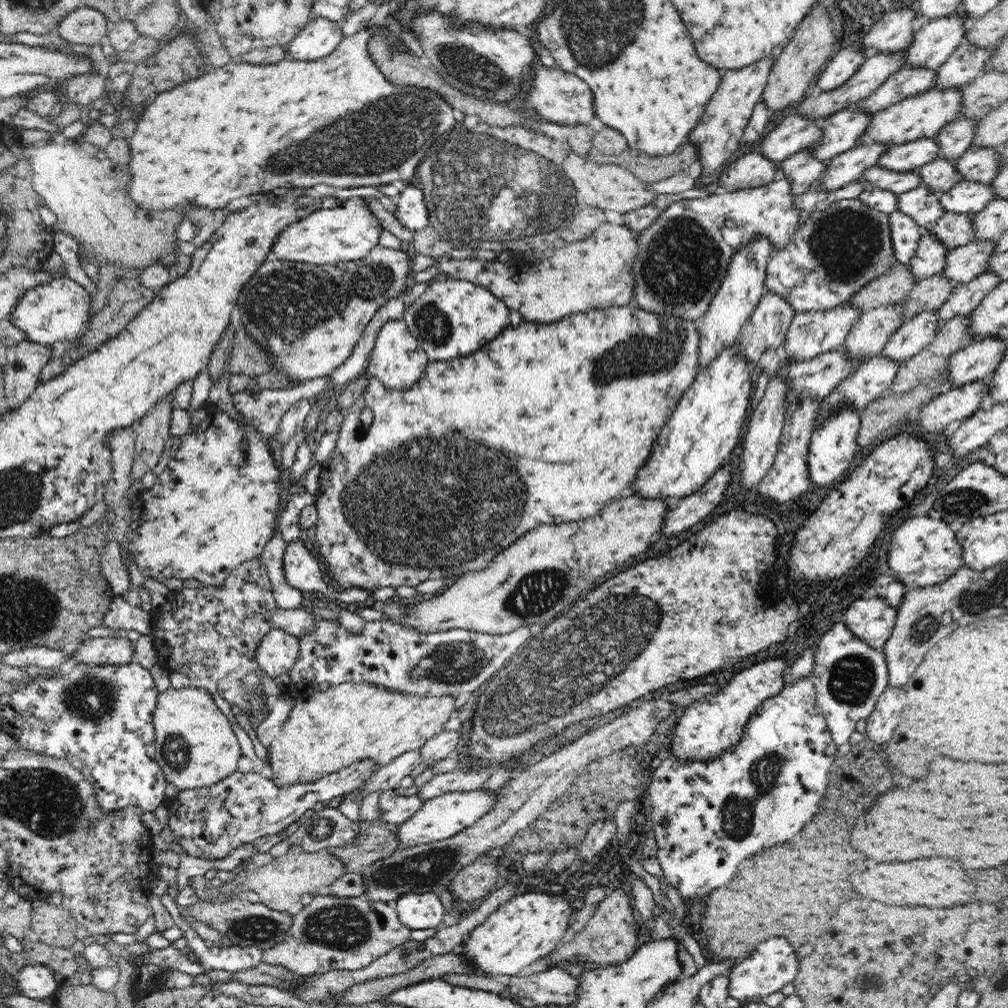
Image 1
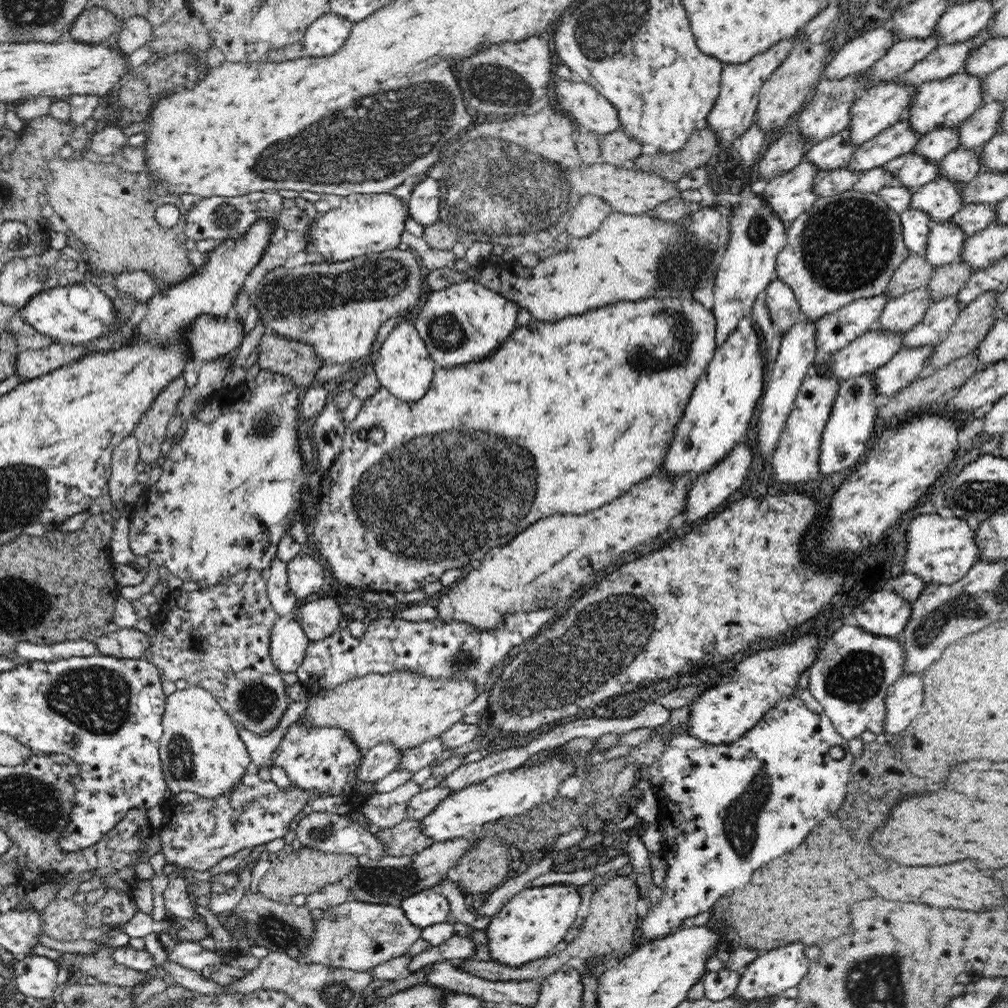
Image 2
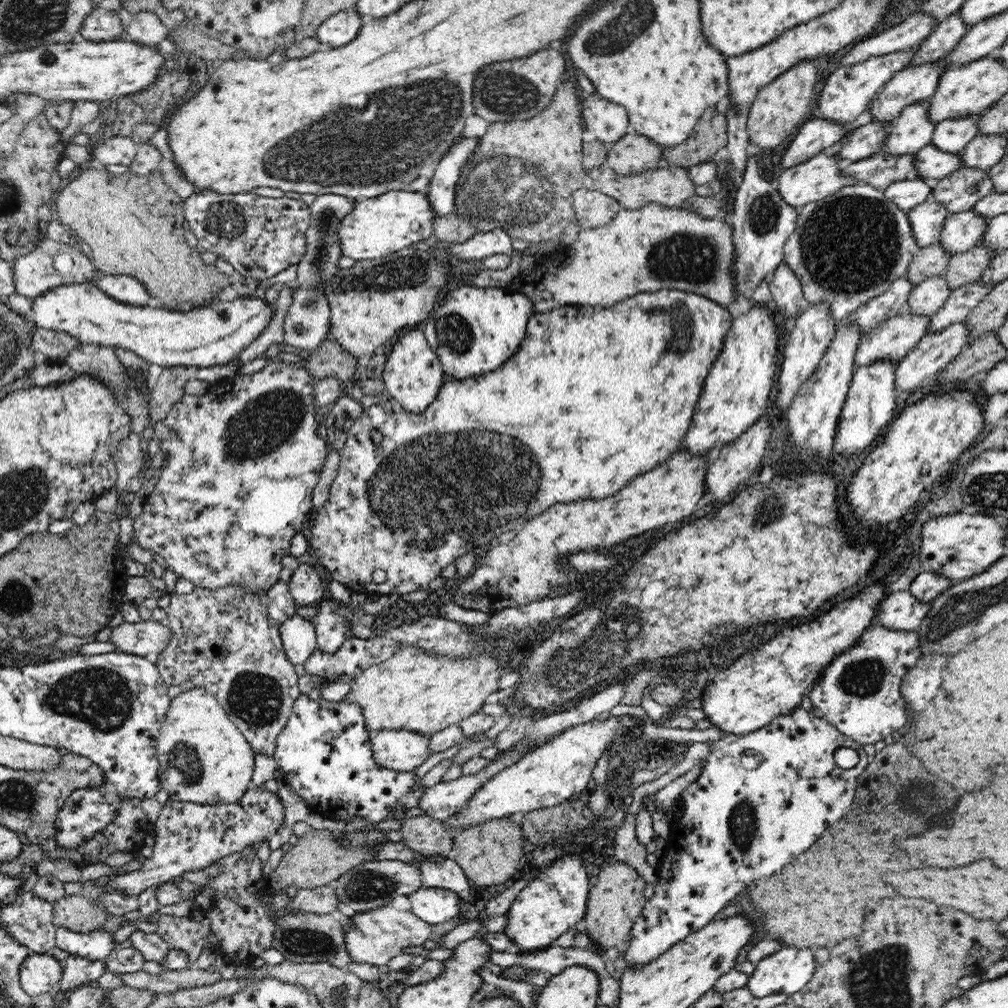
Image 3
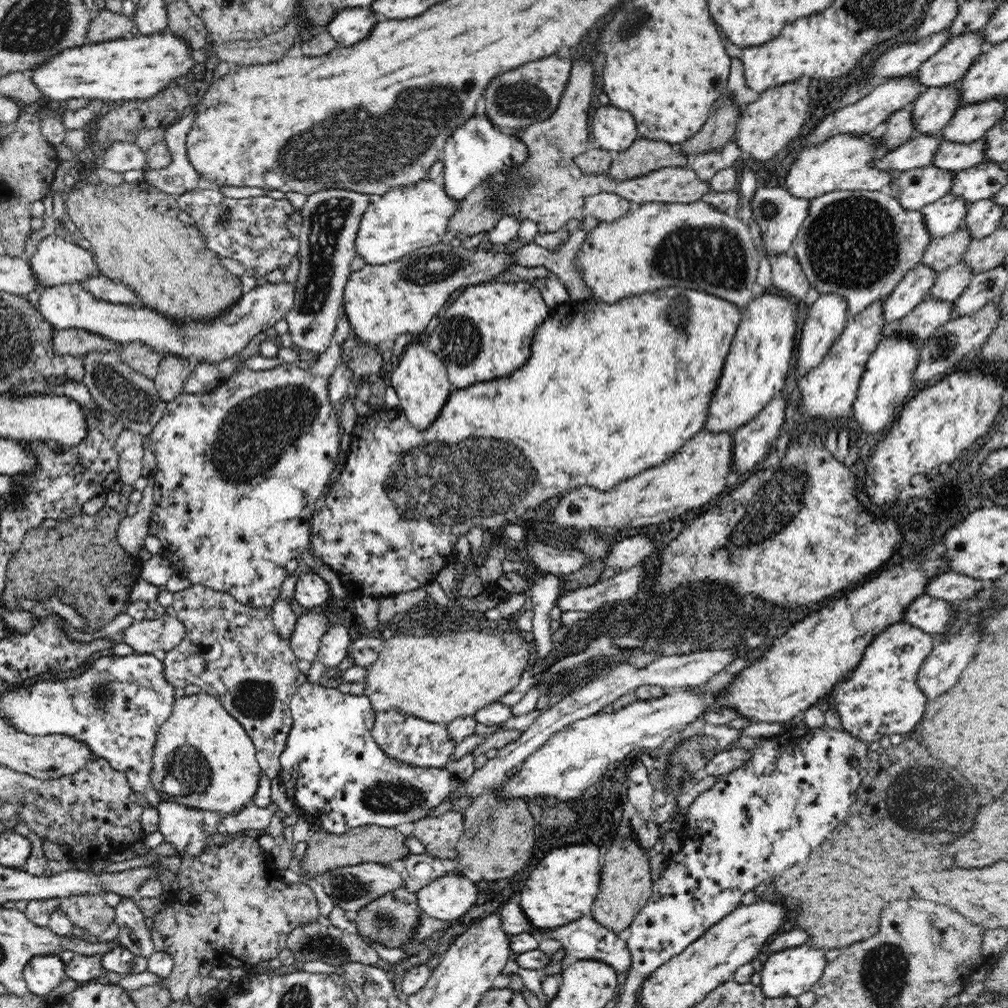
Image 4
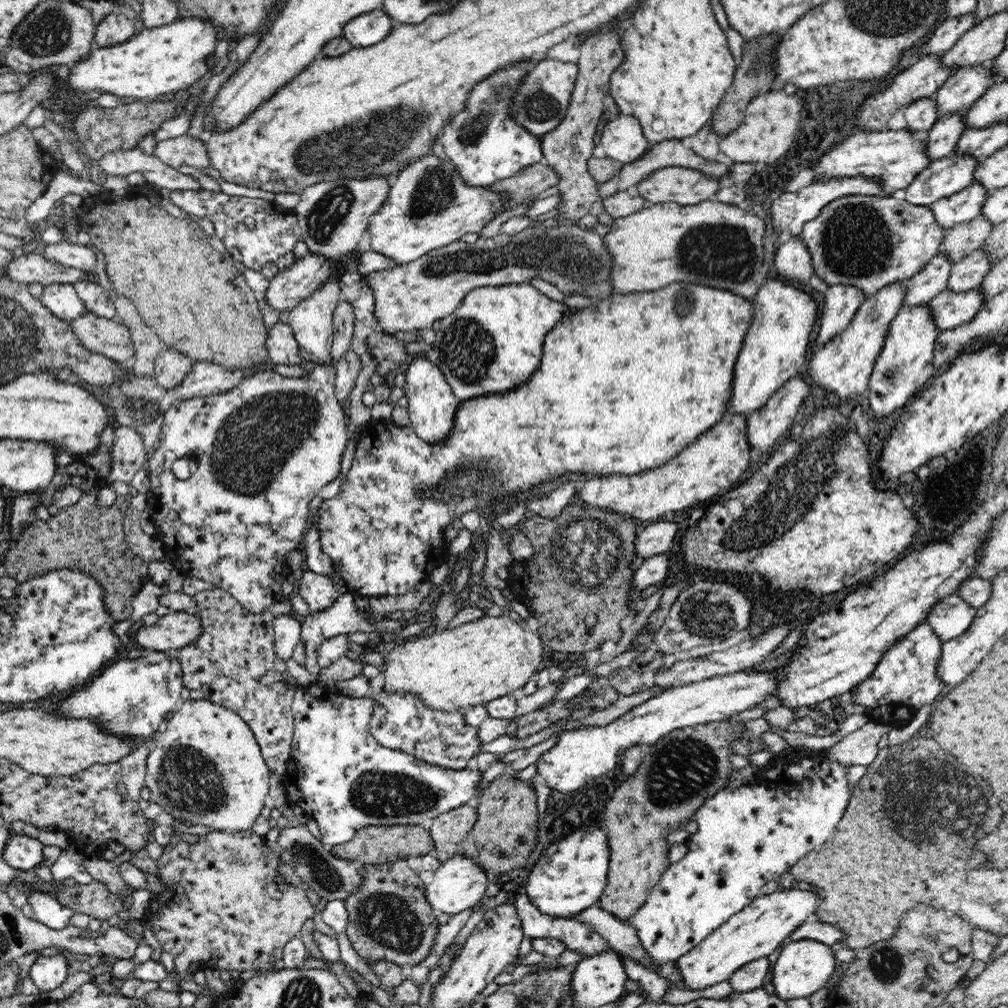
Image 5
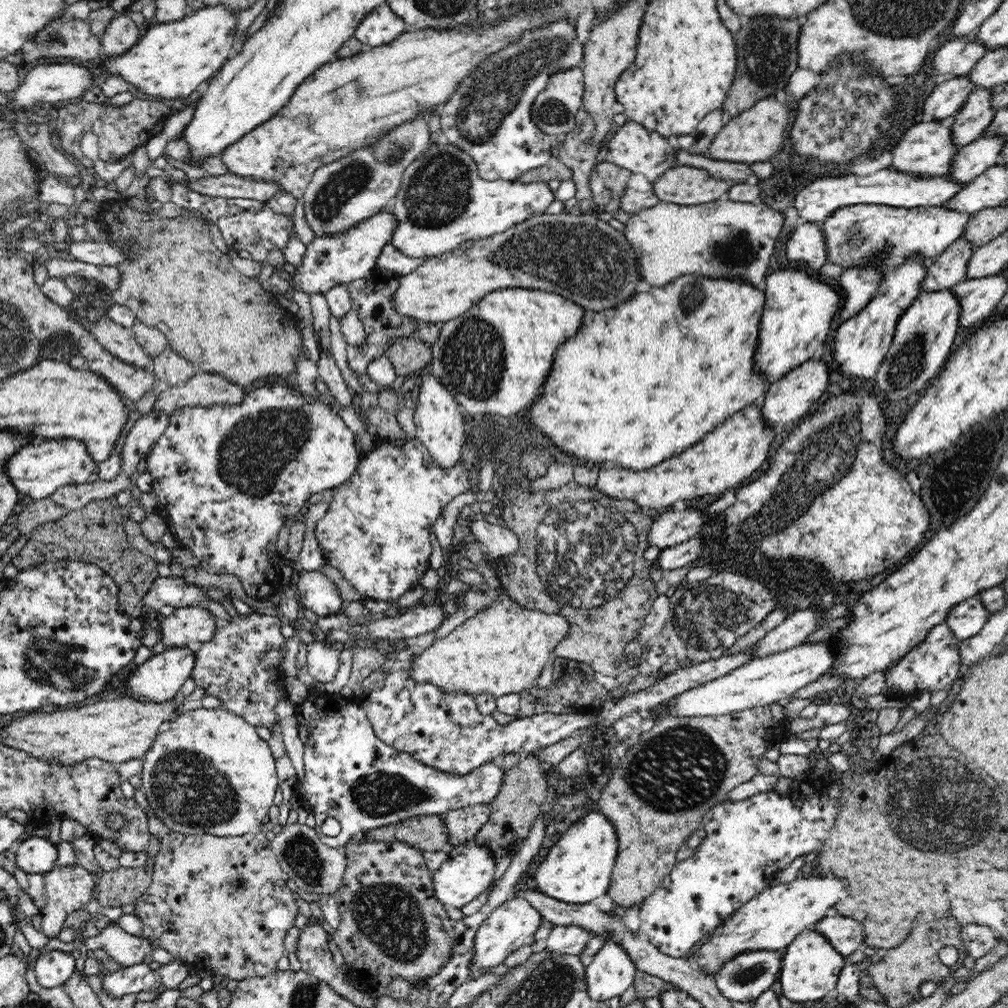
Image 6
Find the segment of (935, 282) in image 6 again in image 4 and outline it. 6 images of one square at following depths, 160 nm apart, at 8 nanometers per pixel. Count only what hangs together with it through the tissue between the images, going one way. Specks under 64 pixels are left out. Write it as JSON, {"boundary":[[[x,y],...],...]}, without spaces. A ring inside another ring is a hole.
{"boundary":[[[919,265],[911,269],[883,301],[884,322],[894,322],[904,318],[920,302],[925,301],[936,277],[937,273],[926,266]]]}

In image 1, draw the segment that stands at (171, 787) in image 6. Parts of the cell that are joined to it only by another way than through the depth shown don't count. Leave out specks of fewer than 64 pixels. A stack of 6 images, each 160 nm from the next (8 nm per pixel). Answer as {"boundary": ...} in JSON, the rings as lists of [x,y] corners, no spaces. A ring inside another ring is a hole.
{"boundary":[[[170,685],[164,692],[159,692],[152,721],[155,729],[155,762],[159,764],[165,780],[176,785],[180,791],[212,787],[237,772],[236,764],[243,756],[238,740],[231,722],[217,708],[207,690],[194,686],[176,689]]]}

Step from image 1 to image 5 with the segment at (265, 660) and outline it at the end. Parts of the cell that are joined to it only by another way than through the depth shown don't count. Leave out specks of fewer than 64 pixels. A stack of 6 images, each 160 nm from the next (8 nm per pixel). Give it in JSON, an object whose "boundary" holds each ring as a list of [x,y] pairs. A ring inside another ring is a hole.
{"boundary":[[[346,592],[341,594],[336,602],[332,606],[325,608],[321,611],[313,612],[311,615],[306,616],[301,620],[301,634],[300,641],[303,642],[303,648],[305,653],[305,668],[310,674],[313,674],[316,677],[316,674],[320,672],[321,666],[317,661],[317,648],[320,646],[321,642],[338,636],[340,634],[348,635],[353,632],[394,632],[394,630],[401,630],[408,623],[405,622],[395,622],[389,618],[384,618],[378,623],[371,624],[368,621],[365,621],[360,615],[359,610],[354,606],[354,594]]]}

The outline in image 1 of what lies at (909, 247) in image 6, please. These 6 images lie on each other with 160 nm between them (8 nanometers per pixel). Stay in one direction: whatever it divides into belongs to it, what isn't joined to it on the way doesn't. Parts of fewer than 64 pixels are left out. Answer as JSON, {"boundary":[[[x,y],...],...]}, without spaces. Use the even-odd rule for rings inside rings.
{"boundary":[[[858,199],[839,200],[823,211],[813,212],[786,248],[772,254],[764,293],[790,304],[795,313],[828,311],[846,304],[854,292],[895,264],[888,215],[862,205]]]}

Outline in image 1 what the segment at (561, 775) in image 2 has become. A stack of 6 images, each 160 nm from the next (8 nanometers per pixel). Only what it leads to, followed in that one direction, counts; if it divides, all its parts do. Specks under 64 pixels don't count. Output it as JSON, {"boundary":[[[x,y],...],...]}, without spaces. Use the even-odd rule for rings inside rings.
{"boundary":[[[479,789],[474,792],[450,792],[424,801],[418,808],[418,812],[414,812],[414,816],[410,816],[406,822],[398,825],[396,839],[398,839],[400,850],[454,836],[456,832],[468,828],[478,818],[482,818],[492,808],[496,797],[497,794],[494,792],[483,792]]]}

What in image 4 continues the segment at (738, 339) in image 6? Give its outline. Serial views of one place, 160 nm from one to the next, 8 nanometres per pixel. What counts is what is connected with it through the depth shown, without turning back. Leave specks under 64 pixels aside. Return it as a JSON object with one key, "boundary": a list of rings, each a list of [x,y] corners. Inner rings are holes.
{"boundary":[[[678,286],[633,295],[616,304],[586,301],[575,303],[568,299],[556,306],[548,314],[548,318],[536,328],[532,336],[532,354],[526,358],[527,364],[524,367],[500,379],[476,382],[466,388],[454,388],[440,414],[426,430],[417,430],[412,426],[399,407],[374,410],[357,421],[351,432],[347,458],[339,478],[327,495],[323,509],[313,515],[310,531],[313,556],[330,566],[354,599],[362,596],[381,598],[418,590],[436,580],[440,570],[453,558],[459,536],[468,534],[470,528],[480,527],[482,530],[503,532],[508,523],[516,523],[529,511],[534,511],[558,494],[562,496],[578,486],[586,485],[602,492],[609,491],[624,480],[661,465],[704,428],[708,404],[722,375],[724,360],[738,330],[741,314],[742,310],[728,300]]]}

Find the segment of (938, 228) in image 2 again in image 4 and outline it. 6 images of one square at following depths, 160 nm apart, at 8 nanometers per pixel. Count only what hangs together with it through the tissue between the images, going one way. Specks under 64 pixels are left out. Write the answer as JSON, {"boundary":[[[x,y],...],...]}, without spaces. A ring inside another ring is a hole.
{"boundary":[[[992,199],[979,200],[966,206],[966,216],[961,228],[969,230],[973,241],[990,236],[1001,227],[1004,207],[992,203]]]}

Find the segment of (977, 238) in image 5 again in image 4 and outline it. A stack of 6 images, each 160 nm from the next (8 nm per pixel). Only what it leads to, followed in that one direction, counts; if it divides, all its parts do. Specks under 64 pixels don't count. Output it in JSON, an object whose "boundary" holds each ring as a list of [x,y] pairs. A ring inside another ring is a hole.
{"boundary":[[[962,228],[942,238],[932,239],[921,257],[921,265],[937,274],[961,263],[963,254],[973,242],[969,230]]]}

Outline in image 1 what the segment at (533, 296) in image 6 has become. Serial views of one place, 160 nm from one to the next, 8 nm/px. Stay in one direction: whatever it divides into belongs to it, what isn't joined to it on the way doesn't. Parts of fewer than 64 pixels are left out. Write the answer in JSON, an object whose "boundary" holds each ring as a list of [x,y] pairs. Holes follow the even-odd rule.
{"boundary":[[[444,278],[430,282],[425,290],[420,298],[406,308],[402,319],[428,360],[450,361],[476,352],[506,328],[510,314],[506,304],[484,287],[476,286],[469,280]]]}

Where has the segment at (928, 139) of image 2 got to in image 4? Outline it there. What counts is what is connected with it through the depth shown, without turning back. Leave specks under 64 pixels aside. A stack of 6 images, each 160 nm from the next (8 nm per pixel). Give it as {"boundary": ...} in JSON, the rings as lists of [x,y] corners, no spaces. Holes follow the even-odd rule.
{"boundary":[[[992,99],[989,101],[982,101],[976,104],[964,105],[958,107],[953,113],[954,116],[950,118],[950,122],[944,125],[940,136],[950,142],[958,144],[968,144],[974,141],[979,141],[984,137],[984,134],[994,126],[1002,116],[1004,116],[1004,99]]]}

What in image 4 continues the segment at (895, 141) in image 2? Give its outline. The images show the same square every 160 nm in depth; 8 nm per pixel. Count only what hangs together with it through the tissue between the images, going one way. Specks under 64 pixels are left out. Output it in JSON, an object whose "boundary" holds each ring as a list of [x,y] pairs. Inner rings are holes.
{"boundary":[[[955,83],[947,84],[943,87],[926,88],[916,99],[912,100],[913,109],[910,112],[912,117],[912,129],[916,135],[936,136],[941,134],[945,124],[950,122],[950,118],[954,116],[954,111],[959,107],[958,91],[956,91]]]}

